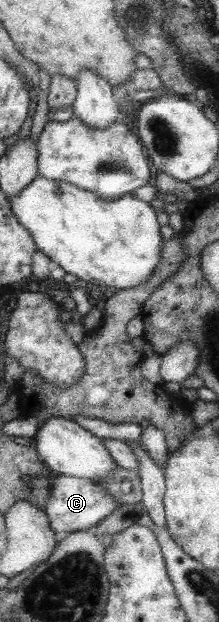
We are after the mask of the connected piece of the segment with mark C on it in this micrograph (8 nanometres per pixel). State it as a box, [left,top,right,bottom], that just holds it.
[44,473,119,535]

